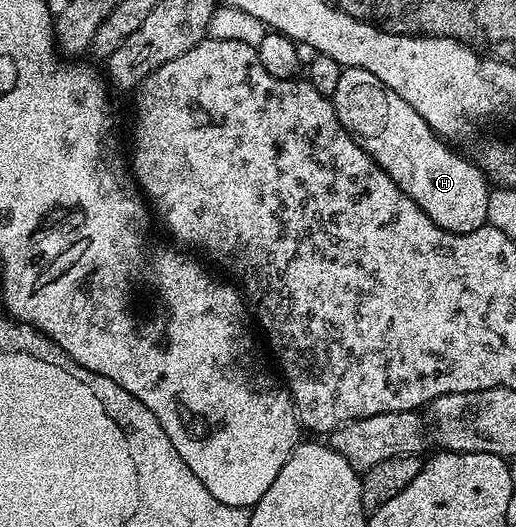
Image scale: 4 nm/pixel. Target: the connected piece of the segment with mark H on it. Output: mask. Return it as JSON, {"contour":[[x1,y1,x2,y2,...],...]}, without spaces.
{"contour":[[342,68,339,74,339,87,331,97,333,108,339,122,351,134,353,141,359,145,376,162,381,169,439,226,448,232,474,232,487,224,487,198,491,191,490,181,472,159,464,160,457,152,448,148,446,141,434,132,433,127,419,115,395,90,391,90,375,74,367,74,362,68]]}

